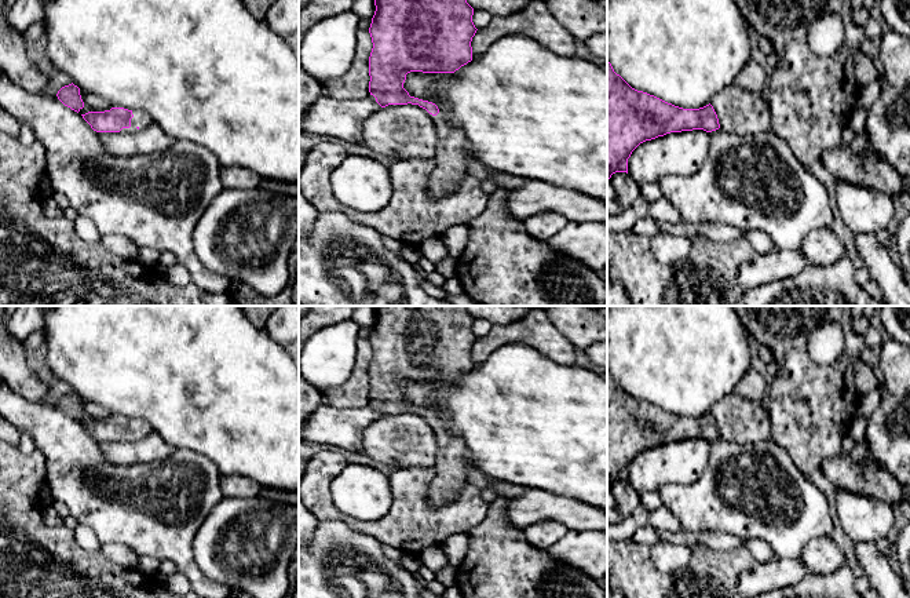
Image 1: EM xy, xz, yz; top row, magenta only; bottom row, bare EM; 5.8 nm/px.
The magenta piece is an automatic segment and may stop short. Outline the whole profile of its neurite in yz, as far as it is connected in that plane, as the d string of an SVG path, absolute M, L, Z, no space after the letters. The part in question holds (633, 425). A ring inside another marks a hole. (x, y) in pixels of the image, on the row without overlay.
M607 368L607 488L615 481L628 482L628 467L646 449L670 441L712 441L719 437L710 412L699 417L683 417L637 400L614 380Z

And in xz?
M465 306L373 307L369 401L381 416L412 412L431 423L439 453L428 504L445 506L467 486L474 466L464 441L450 434L435 412L410 405L403 391L410 380L454 382L472 369L471 350L478 339L472 331L474 317Z

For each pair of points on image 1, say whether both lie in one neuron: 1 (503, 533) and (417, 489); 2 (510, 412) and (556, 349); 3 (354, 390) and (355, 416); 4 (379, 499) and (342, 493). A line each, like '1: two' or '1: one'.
1: two
2: two
3: two
4: one

